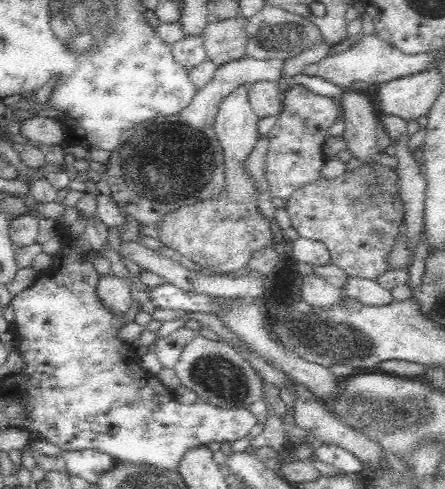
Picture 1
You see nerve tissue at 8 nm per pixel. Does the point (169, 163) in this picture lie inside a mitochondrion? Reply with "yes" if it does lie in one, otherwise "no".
yes

